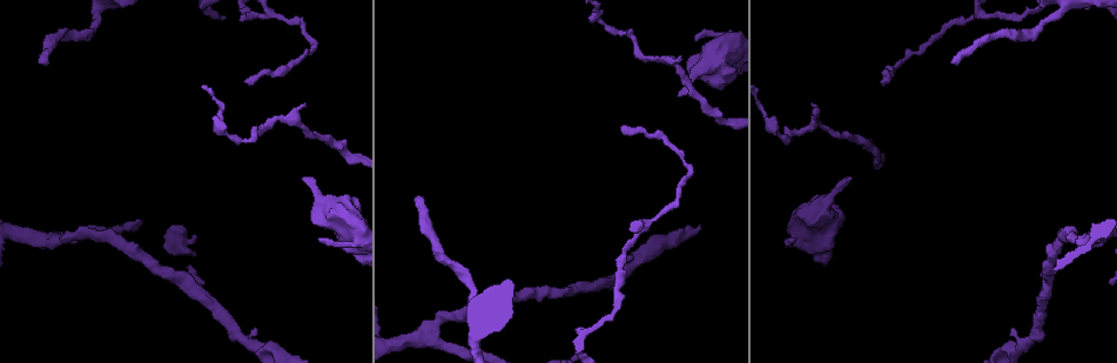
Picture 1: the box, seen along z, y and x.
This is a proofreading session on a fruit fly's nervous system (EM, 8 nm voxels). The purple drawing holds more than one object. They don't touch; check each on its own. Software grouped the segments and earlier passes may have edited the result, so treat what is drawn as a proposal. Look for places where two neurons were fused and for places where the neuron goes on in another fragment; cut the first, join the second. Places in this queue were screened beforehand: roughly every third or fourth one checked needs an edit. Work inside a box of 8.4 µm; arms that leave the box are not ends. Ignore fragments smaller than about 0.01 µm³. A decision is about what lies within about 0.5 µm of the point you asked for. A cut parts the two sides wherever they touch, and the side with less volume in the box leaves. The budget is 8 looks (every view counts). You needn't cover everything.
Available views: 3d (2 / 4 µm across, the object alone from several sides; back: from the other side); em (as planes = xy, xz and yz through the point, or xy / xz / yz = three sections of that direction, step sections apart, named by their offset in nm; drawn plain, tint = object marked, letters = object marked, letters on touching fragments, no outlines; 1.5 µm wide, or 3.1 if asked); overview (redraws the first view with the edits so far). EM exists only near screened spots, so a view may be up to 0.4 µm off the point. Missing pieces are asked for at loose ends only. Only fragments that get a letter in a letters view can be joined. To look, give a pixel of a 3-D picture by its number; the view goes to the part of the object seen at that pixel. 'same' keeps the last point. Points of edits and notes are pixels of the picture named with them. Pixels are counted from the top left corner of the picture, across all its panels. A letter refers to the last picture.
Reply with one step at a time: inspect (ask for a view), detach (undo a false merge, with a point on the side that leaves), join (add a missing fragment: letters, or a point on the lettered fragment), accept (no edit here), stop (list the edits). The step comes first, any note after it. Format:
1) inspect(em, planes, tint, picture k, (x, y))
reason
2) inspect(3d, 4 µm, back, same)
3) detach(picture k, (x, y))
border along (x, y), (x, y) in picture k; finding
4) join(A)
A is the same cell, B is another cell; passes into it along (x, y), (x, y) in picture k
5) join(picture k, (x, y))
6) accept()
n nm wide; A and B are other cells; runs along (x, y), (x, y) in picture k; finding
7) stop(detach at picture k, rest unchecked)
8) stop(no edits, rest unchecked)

inspect(3d, 4 µm, picture 1, (54, 239))

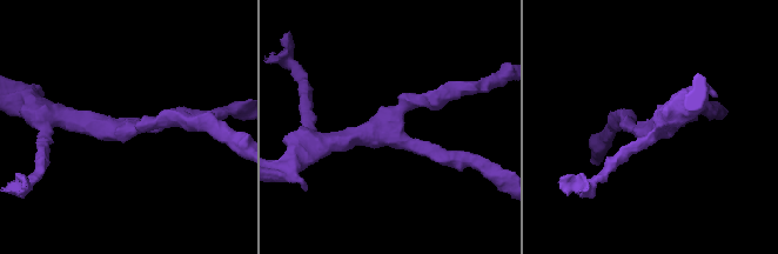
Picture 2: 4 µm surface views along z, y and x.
inspect(em, planes, tint, picture 2, (128, 128))

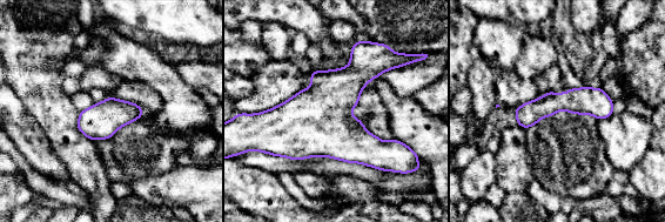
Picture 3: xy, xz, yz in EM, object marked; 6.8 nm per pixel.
inspect(em, planes, letters, same)

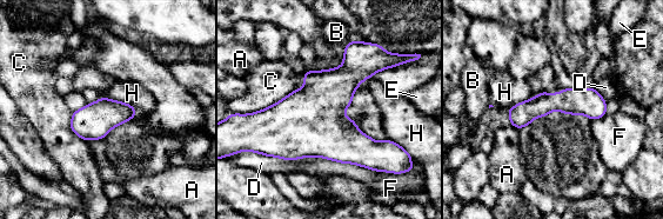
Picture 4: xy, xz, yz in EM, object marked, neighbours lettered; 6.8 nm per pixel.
accept()
A, B, C, D, E, F and H are other cells; border along (101, 95), (131, 104), (139, 112) in picture 4; all the same neuron

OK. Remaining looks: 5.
inspect(3d, 4 µm, picture 1, (418, 198))
end of a long branch

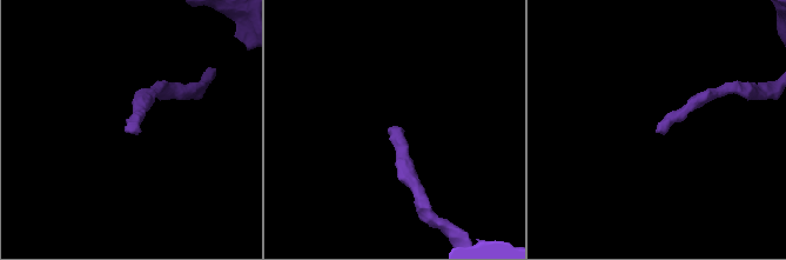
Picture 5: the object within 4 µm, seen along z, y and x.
inspect(em, planes, plain, picture 5, (395, 127))
now the EM

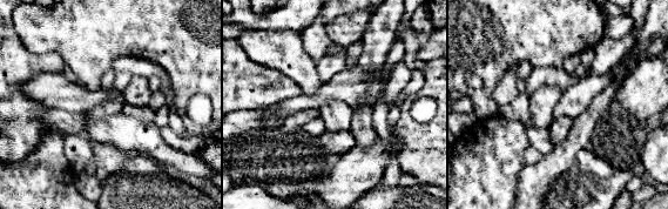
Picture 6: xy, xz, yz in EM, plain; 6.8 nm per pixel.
inspect(em, planes, letters, same)

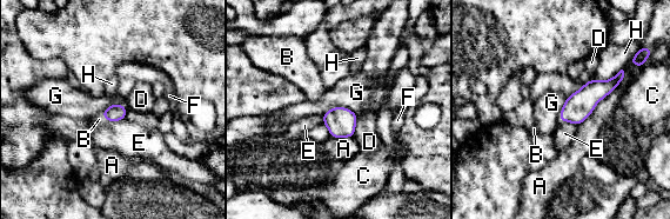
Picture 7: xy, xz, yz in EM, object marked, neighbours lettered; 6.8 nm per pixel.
join(B)
120 nm wide; B is the same cell, A, C, D, E, F, G and H are other cells; passes into it along (116, 112), (104, 115), (99, 119) in picture 7; it goes on there

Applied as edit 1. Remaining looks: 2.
stop(join at picture 7, rest unchecked)

